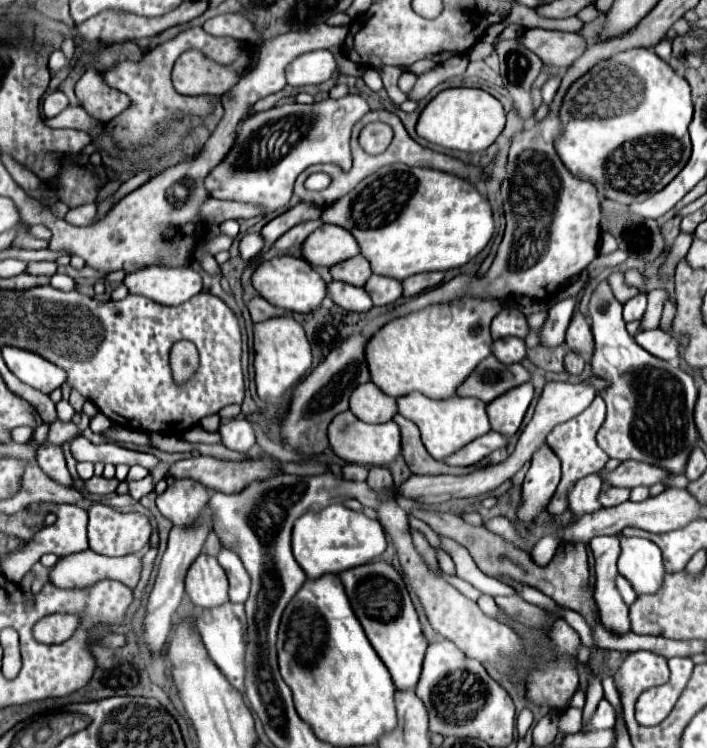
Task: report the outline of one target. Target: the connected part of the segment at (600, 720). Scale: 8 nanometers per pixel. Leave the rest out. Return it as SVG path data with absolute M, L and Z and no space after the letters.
M603 699L599 703L593 719L591 719L589 729L591 731L593 729L613 729L613 725L615 725L615 709L613 709L613 705L607 699Z

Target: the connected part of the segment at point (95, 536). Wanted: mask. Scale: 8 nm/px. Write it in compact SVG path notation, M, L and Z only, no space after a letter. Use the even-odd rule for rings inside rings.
M93 503L89 507L89 523L87 523L87 537L89 549L107 557L121 557L129 553L141 551L151 537L151 523L149 517L143 513L121 513L105 503Z

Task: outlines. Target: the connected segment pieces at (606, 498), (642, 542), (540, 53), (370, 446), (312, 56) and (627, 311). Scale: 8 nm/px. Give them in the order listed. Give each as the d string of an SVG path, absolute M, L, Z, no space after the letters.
M611 487L609 491L599 495L599 501L601 501L603 507L613 507L613 505L619 505L619 503L627 501L629 493L631 493L629 489L615 489L615 487Z
M617 533L621 555L617 561L619 573L633 585L637 595L651 595L661 587L665 567L661 549L641 537L625 537Z
M527 29L519 39L529 47L545 65L565 69L587 49L587 39L579 33L547 31L547 29Z
M343 411L331 421L329 443L337 457L341 457L347 463L359 465L389 465L401 453L401 435L397 423L389 421L385 425L369 425L357 419L351 411Z
M321 49L297 57L287 67L287 77L289 77L289 85L293 83L293 87L319 85L329 81L335 71L337 71L337 63L334 55L327 49Z
M639 293L637 297L629 299L625 305L623 305L623 321L629 323L629 321L637 321L643 317L645 313L645 307L647 307L647 297L643 293Z

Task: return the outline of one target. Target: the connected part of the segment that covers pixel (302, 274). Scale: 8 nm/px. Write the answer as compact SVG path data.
M277 255L259 263L251 275L251 285L265 301L271 301L271 305L291 313L311 313L327 295L325 281L319 277L319 273L315 273L307 261L289 255Z

